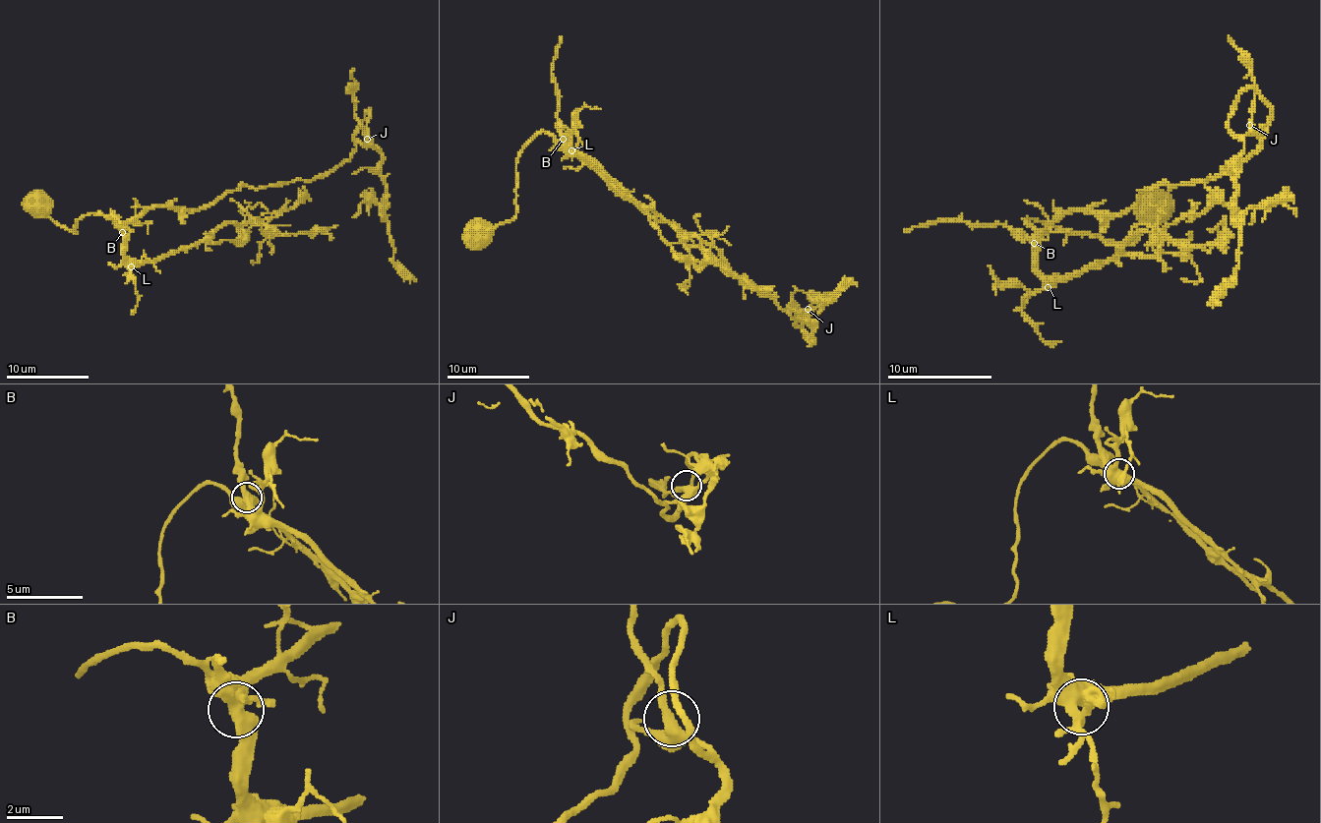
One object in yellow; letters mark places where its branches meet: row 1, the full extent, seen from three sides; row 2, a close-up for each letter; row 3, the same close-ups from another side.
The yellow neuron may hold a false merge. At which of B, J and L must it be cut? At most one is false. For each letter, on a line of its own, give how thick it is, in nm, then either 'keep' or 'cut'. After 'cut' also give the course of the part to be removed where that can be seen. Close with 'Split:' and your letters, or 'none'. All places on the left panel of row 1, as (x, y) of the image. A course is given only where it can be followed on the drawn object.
B: 500 nm | keep
J: 320 nm | keep
L: 550 nm | keep
Split: none

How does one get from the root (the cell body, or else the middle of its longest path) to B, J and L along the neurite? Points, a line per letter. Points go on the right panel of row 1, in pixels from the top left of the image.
B: (1147, 205), (1139, 205), (1147, 226), (1131, 242), (1103, 242), (1085, 232), (1027, 218), (1035, 242)
J: (1147, 205), (1131, 242), (1024, 221), (1123, 213), (1147, 188), (1229, 174), (1265, 135), (1249, 125)
L: (1147, 205), (1139, 205), (1147, 226), (1131, 242), (1103, 242), (1027, 218), (1035, 232), (1035, 273), (1048, 287)

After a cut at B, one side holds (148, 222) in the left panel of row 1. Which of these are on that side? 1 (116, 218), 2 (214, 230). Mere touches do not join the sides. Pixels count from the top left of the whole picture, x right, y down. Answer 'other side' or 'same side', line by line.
1: same side
2: other side

